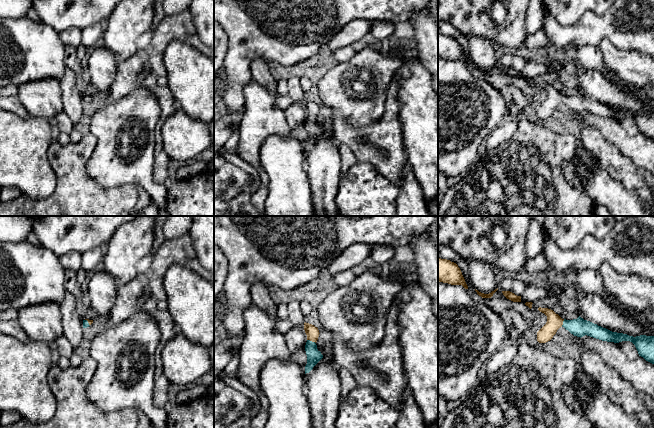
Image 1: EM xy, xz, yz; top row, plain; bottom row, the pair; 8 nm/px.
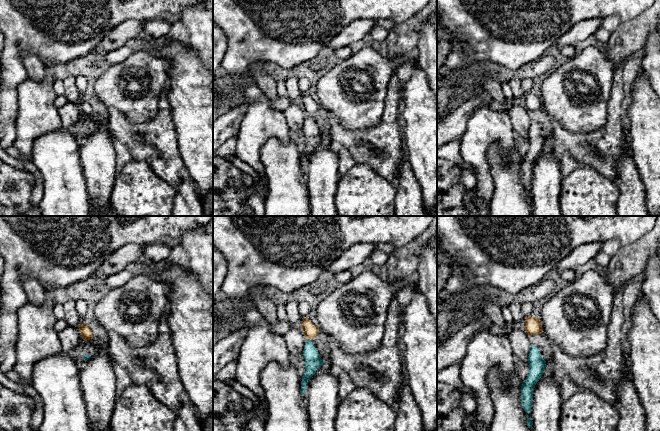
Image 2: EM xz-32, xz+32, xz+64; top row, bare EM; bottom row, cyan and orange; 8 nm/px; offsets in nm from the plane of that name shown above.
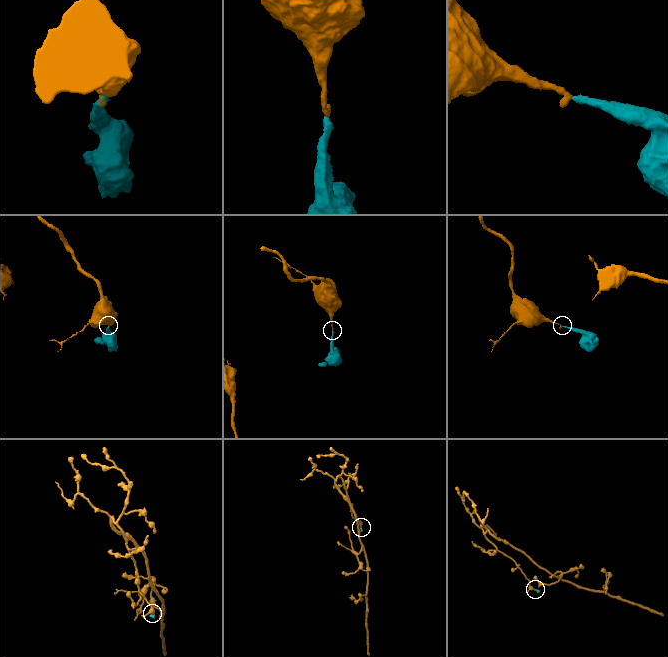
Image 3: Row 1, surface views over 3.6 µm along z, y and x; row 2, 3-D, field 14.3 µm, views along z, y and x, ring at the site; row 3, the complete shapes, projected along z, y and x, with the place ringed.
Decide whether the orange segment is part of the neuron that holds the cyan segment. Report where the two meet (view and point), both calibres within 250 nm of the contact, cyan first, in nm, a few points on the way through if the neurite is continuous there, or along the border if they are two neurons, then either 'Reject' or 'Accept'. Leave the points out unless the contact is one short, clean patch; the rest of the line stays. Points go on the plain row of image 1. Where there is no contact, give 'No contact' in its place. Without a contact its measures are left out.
Touches cyan at xz (311, 117). Thickness 110 nm (cyan) against 110 nm. Path across: xz (314, 132), (311, 127), (311, 117), (312, 108). Accept

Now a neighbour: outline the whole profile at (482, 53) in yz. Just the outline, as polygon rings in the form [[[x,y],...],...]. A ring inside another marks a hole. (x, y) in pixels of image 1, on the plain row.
[[[472,34],[466,35],[470,57],[476,66],[489,70],[497,65],[495,50],[490,39]]]

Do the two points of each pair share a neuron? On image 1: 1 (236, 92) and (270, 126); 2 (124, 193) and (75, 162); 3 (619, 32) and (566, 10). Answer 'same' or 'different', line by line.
1: different
2: same
3: different

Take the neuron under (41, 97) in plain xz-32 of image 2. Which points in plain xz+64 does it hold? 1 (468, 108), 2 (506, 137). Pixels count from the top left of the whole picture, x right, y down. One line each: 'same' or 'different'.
1: different
2: same

